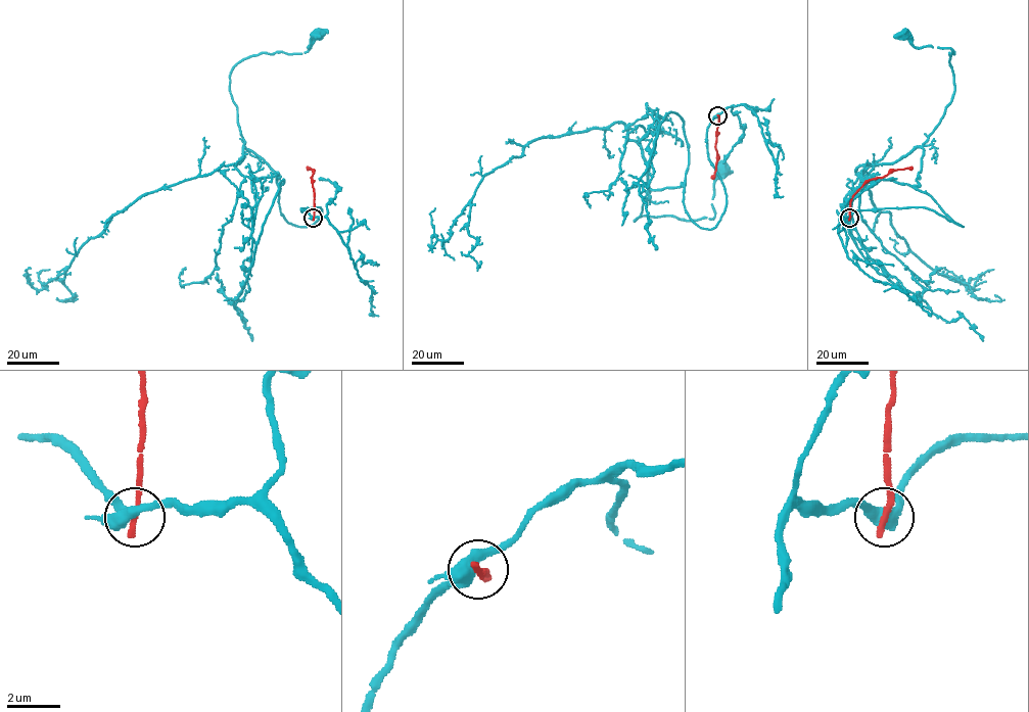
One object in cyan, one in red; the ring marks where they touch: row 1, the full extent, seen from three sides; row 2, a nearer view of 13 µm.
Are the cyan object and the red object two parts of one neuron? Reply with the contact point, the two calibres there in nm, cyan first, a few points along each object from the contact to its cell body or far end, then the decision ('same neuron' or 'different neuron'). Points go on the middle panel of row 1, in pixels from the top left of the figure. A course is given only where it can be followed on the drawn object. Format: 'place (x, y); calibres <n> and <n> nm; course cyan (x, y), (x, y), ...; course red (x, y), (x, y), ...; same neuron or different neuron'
place (717, 115); calibres 400 and 280 nm; course cyan (717, 115), (717, 225), (685, 210), (685, 181), (649, 188), (634, 221), (712, 219), (721, 171); course red (718, 115), (717, 159), (712, 179); different neuron

